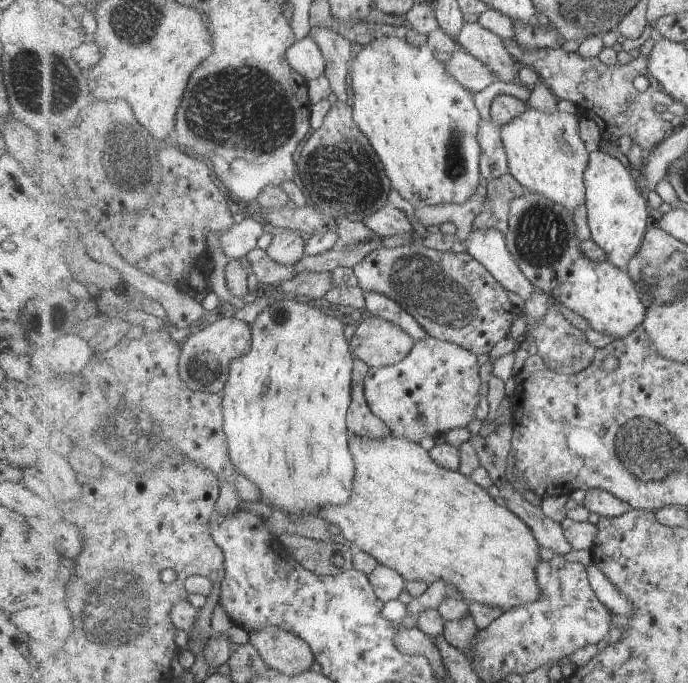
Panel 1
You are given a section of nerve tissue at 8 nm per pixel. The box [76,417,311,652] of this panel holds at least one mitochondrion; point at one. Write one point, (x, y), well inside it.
(119, 609)

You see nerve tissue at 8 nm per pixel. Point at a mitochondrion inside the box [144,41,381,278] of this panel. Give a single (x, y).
(271, 118)

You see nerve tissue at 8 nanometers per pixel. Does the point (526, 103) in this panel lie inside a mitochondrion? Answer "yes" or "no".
no

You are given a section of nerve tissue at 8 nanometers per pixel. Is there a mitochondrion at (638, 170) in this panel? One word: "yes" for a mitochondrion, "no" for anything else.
no

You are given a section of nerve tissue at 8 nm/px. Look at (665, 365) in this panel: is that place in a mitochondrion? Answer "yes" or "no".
no

